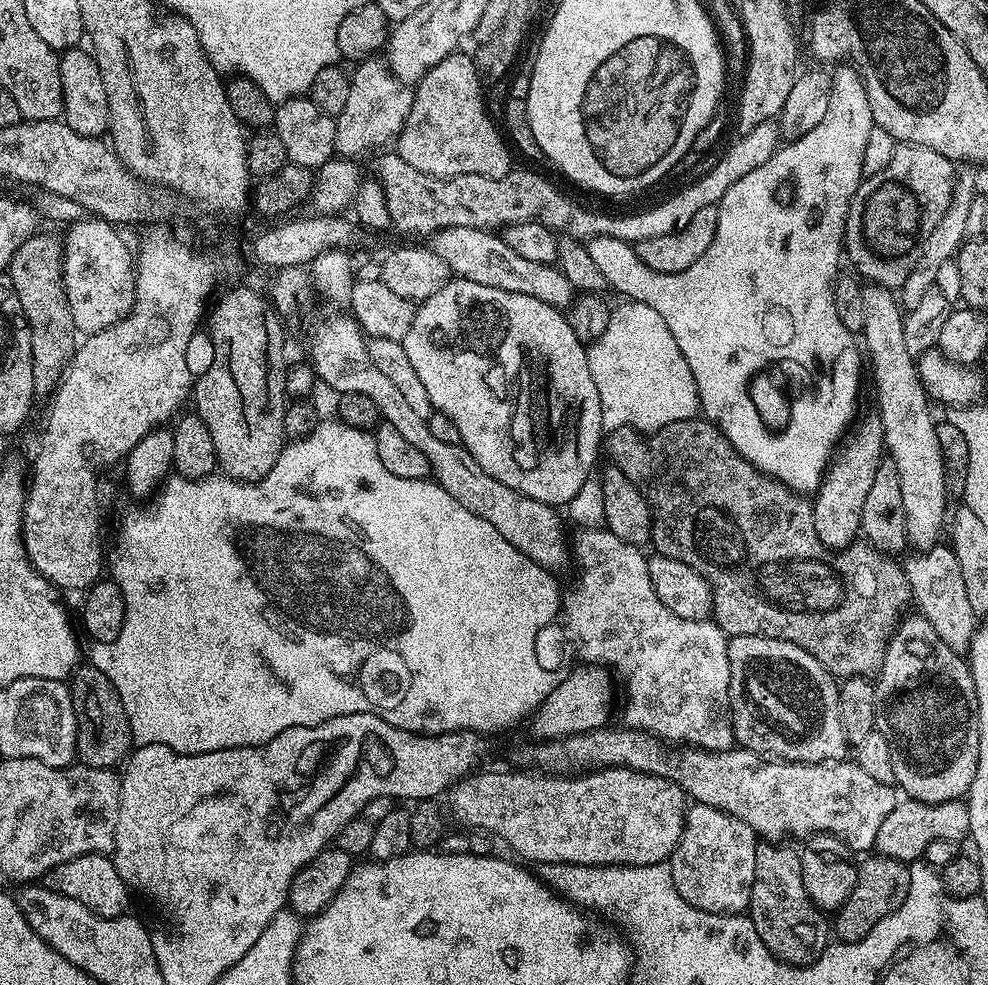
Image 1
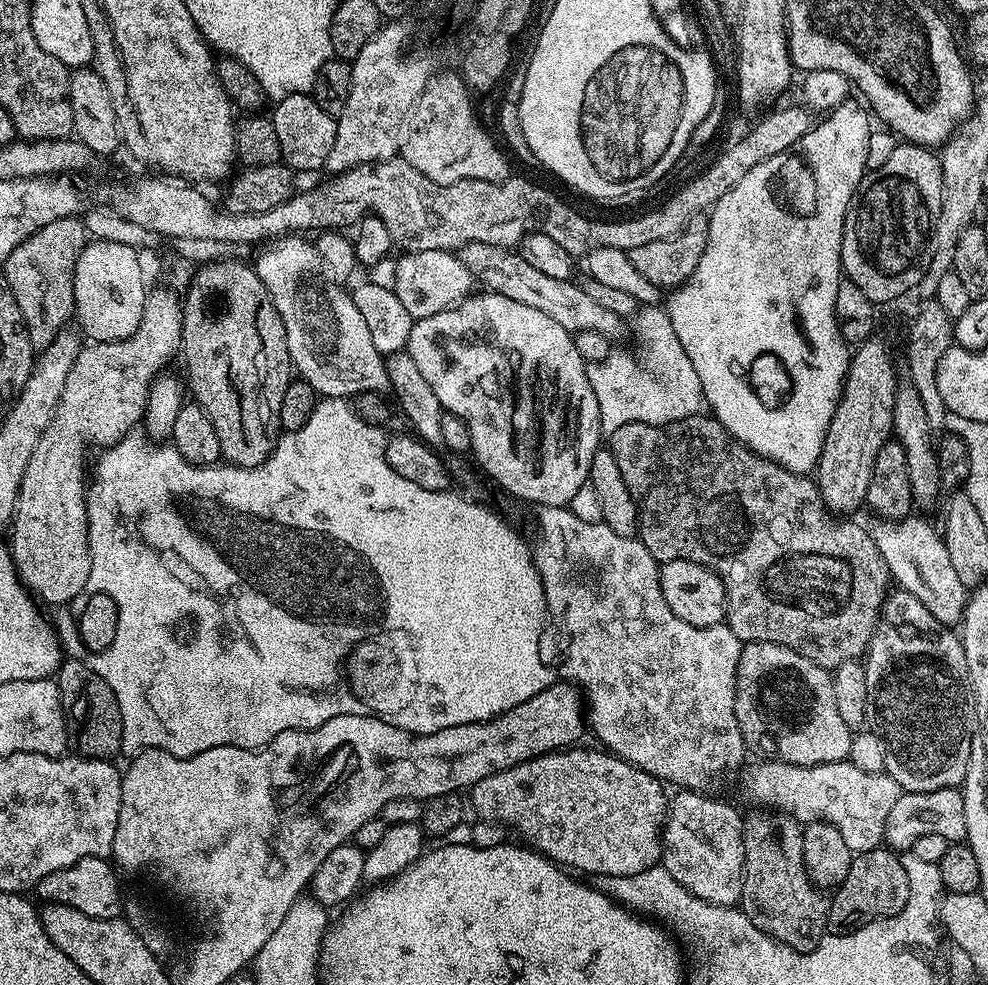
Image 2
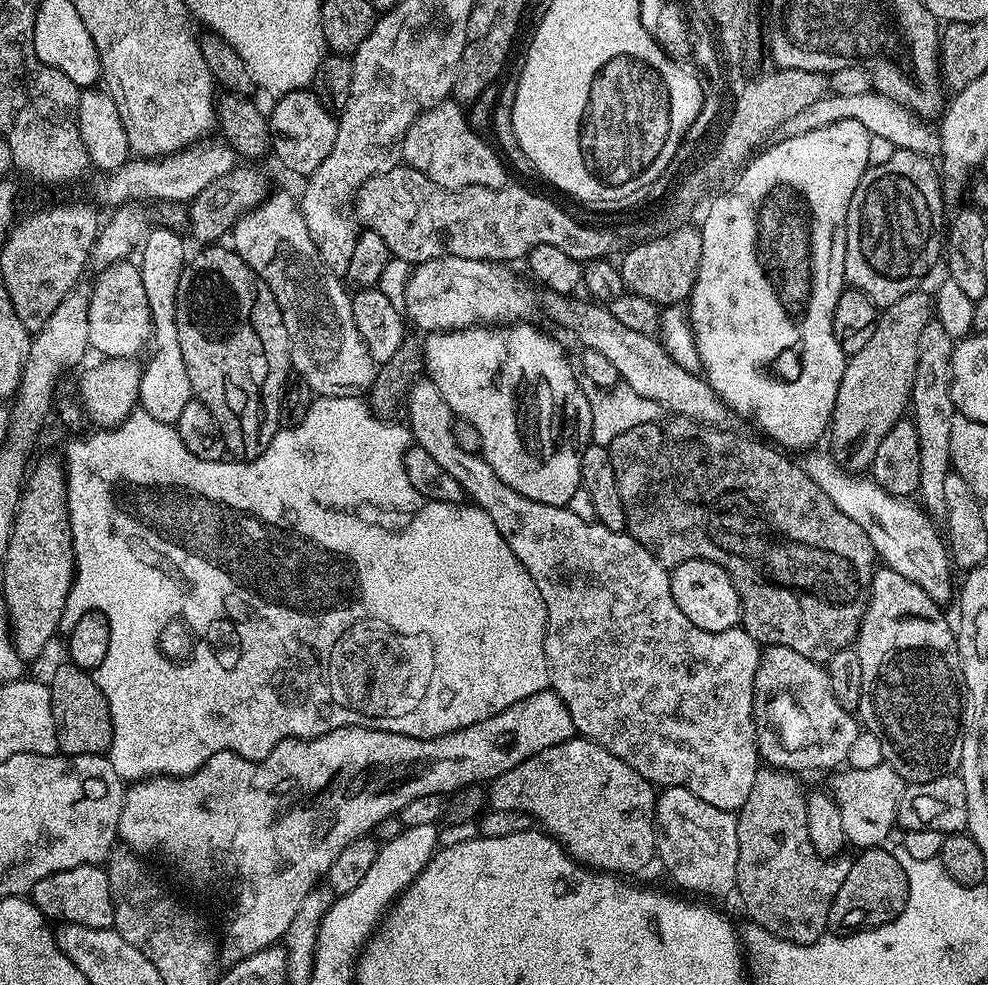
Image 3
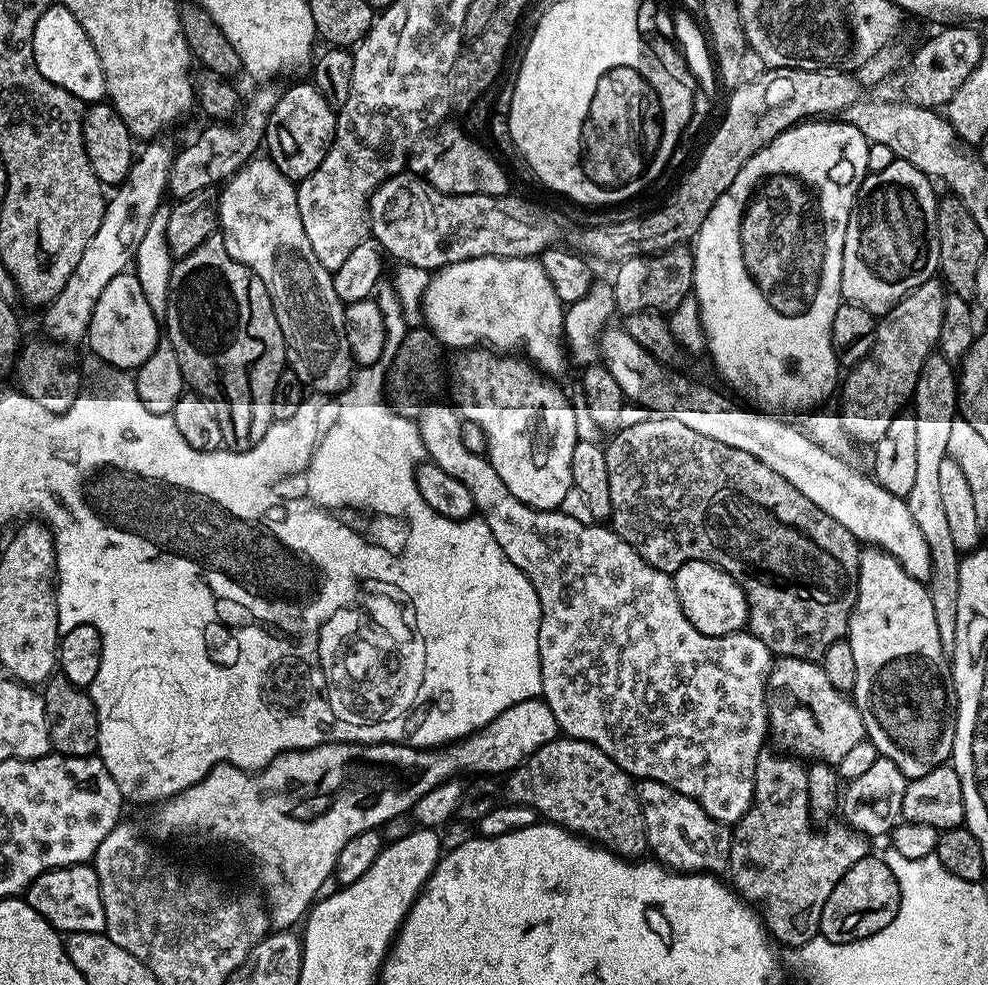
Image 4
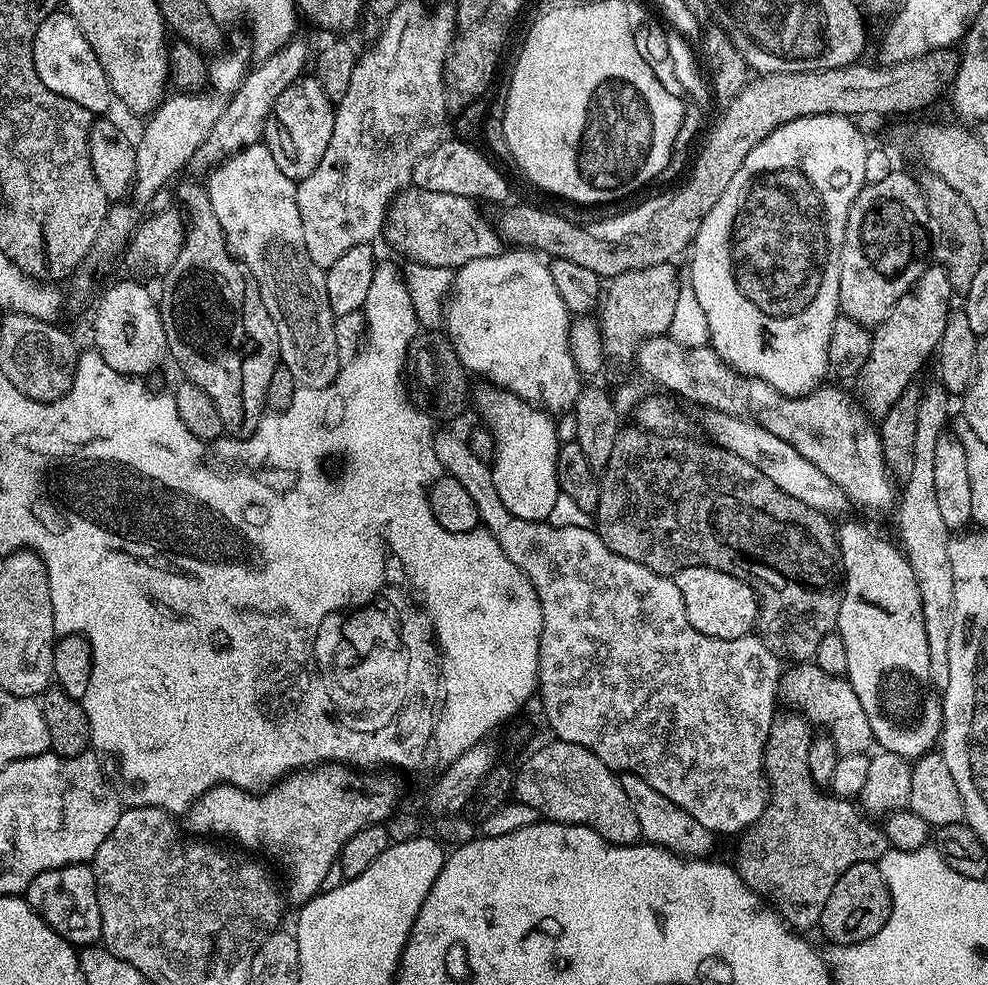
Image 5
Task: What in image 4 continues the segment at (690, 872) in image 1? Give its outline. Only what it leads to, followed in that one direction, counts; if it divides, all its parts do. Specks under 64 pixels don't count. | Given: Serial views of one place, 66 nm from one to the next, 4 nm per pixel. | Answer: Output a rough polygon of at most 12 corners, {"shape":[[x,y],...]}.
{"shape":[[641,780],[649,849],[681,872],[729,867],[732,828]]}

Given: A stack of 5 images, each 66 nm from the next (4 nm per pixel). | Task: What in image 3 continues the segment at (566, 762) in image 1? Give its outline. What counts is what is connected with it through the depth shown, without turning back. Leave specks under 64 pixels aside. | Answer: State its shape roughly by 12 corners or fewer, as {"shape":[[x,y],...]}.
{"shape":[[886,763],[837,771],[845,841],[883,845],[905,782]]}

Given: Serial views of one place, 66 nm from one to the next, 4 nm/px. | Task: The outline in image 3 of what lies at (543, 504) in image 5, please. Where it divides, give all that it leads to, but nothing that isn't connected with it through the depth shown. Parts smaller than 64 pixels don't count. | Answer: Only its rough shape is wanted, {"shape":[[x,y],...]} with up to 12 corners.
{"shape":[[532,322],[423,337],[510,490],[565,507],[592,406]]}

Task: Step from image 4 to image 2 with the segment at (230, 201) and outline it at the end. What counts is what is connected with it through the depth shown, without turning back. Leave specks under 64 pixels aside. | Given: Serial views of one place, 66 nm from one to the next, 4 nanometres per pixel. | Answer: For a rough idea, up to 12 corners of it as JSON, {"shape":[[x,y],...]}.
{"shape":[[315,243],[254,261],[299,379],[324,398],[389,391],[385,357]]}

